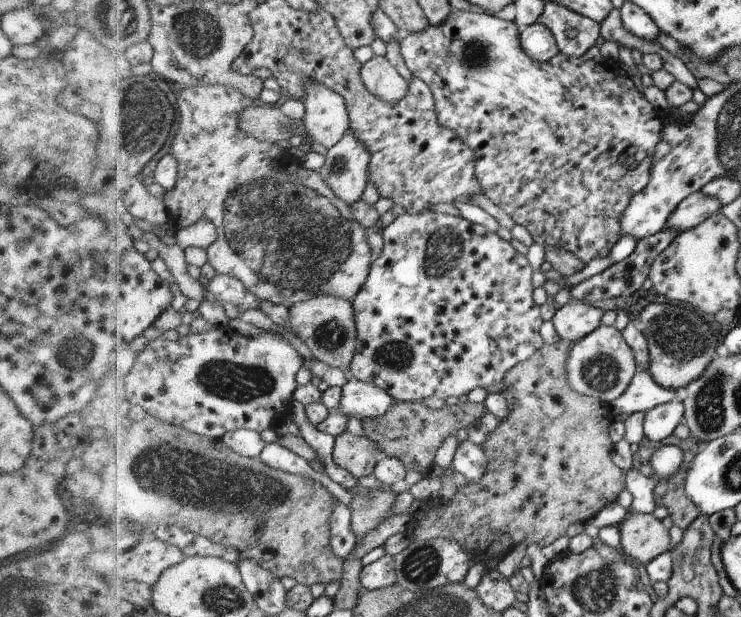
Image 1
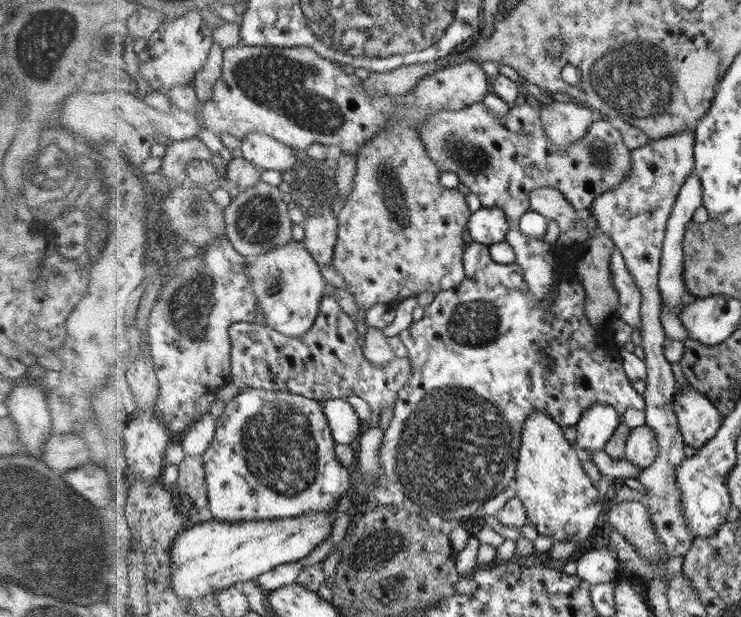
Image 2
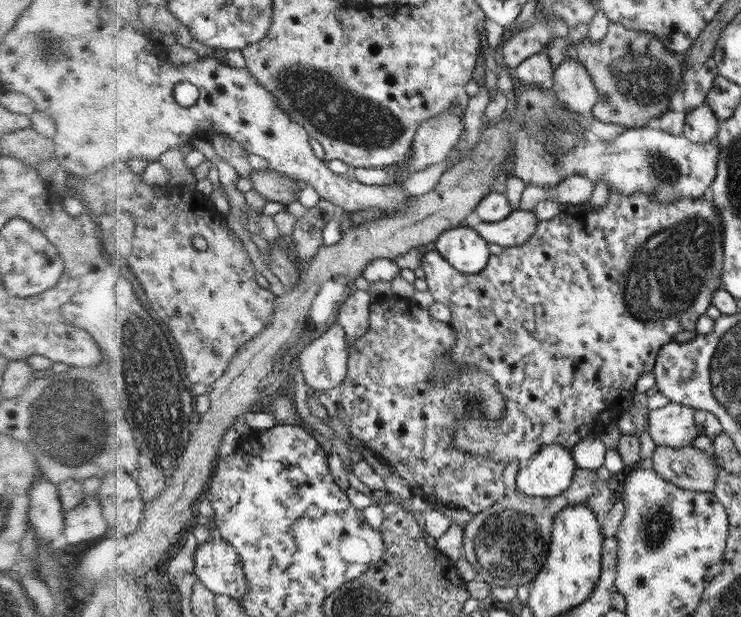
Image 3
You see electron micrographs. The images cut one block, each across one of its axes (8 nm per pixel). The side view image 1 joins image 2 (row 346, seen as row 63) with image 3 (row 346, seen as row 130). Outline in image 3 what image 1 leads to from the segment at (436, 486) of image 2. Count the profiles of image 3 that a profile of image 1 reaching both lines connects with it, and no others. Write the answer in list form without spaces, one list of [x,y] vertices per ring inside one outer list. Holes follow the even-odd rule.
[[[609,192],[608,202],[601,207],[590,209],[584,214],[584,210],[564,210],[558,216],[551,218],[550,221],[539,221],[535,231],[526,242],[518,246],[504,247],[501,254],[491,254],[487,266],[479,273],[464,274],[457,271],[455,267],[447,261],[435,249],[423,255],[421,260],[422,270],[426,276],[426,282],[435,302],[446,304],[450,308],[450,326],[455,330],[457,338],[451,352],[443,356],[439,362],[433,377],[440,378],[436,382],[448,386],[450,379],[465,364],[478,365],[484,369],[498,386],[502,398],[506,403],[504,415],[498,421],[476,420],[476,418],[464,417],[460,423],[456,421],[455,447],[463,450],[464,454],[472,456],[482,456],[494,462],[502,462],[507,467],[522,465],[535,457],[543,450],[544,446],[558,444],[566,449],[572,450],[584,437],[603,434],[611,423],[618,420],[627,410],[629,402],[635,397],[636,388],[630,388],[638,382],[638,378],[644,372],[653,372],[654,360],[658,357],[659,350],[668,344],[672,338],[685,330],[696,330],[698,320],[707,310],[711,308],[713,297],[721,285],[724,265],[723,254],[723,220],[719,215],[719,210],[705,197],[701,199],[683,198],[679,201],[661,203],[650,194],[632,194],[624,196],[620,192]]]

